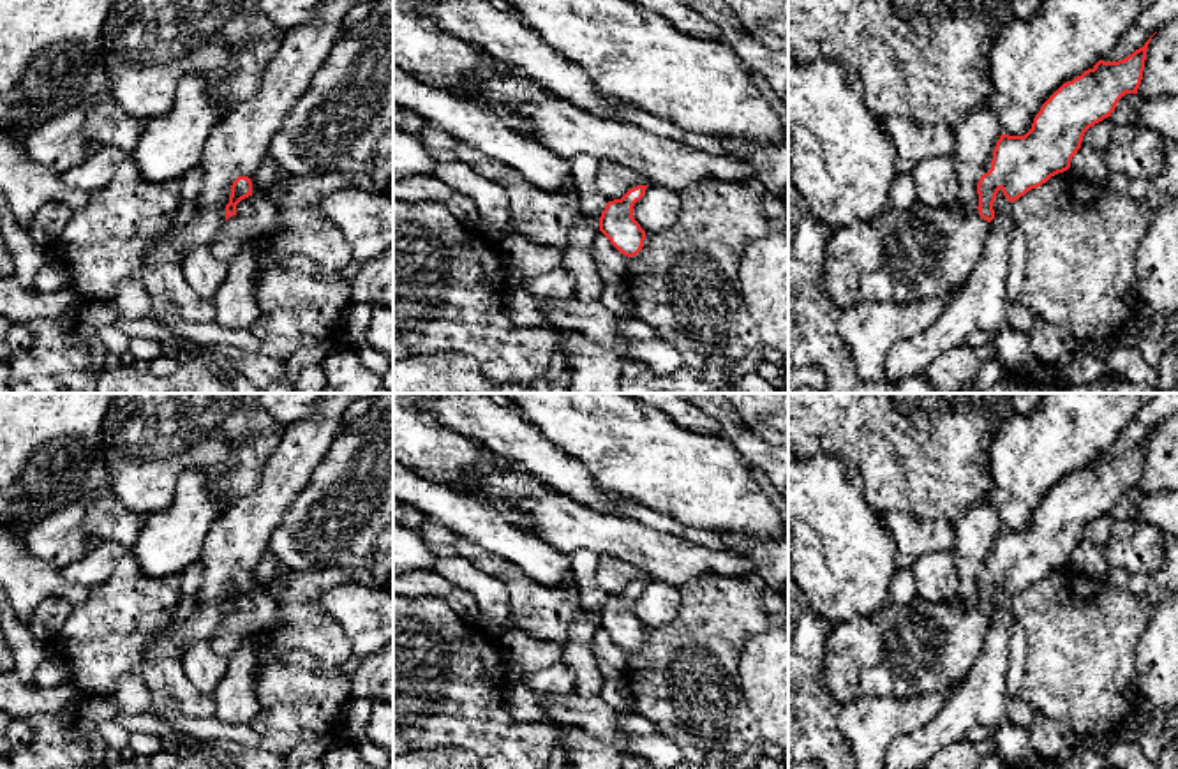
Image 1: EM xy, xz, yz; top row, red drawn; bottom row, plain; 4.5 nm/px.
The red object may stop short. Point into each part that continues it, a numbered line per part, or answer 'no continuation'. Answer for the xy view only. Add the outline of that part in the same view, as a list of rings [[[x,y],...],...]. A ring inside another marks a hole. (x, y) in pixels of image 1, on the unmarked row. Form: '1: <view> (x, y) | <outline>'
1: xy (297, 704) | [[[249,591],[213,630],[210,644],[226,661],[245,640],[257,646],[254,691],[261,711],[249,727],[259,735],[261,748],[289,753],[302,743],[337,734],[351,700],[351,679],[340,667],[307,670],[286,663],[286,654],[272,640],[277,619],[277,601],[266,593]]]

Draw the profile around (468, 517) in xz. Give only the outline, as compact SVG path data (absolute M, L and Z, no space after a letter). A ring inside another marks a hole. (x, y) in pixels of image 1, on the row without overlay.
M393 459L393 497L436 519L455 536L517 564L527 577L550 589L573 584L570 554L533 531L508 522L483 499L425 480Z

